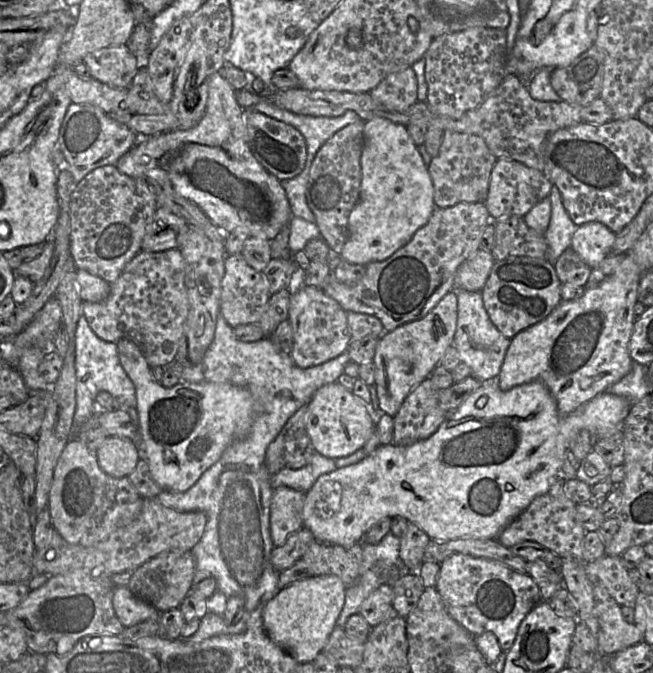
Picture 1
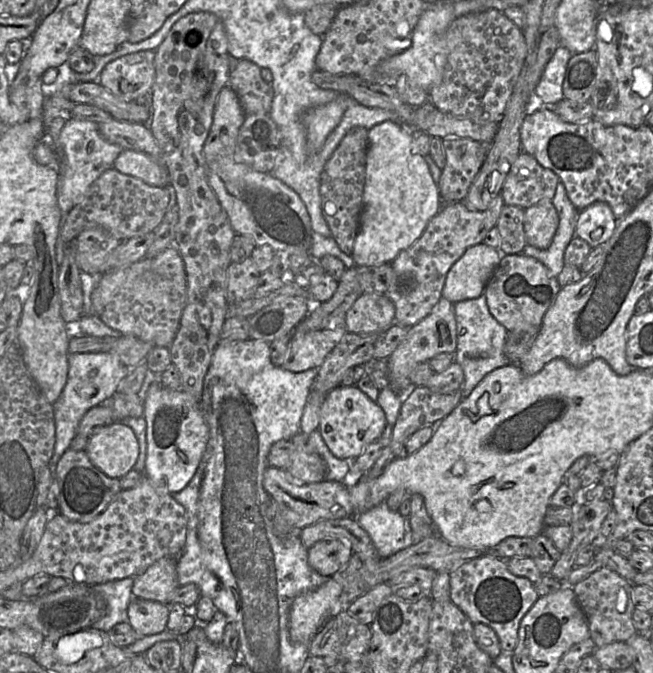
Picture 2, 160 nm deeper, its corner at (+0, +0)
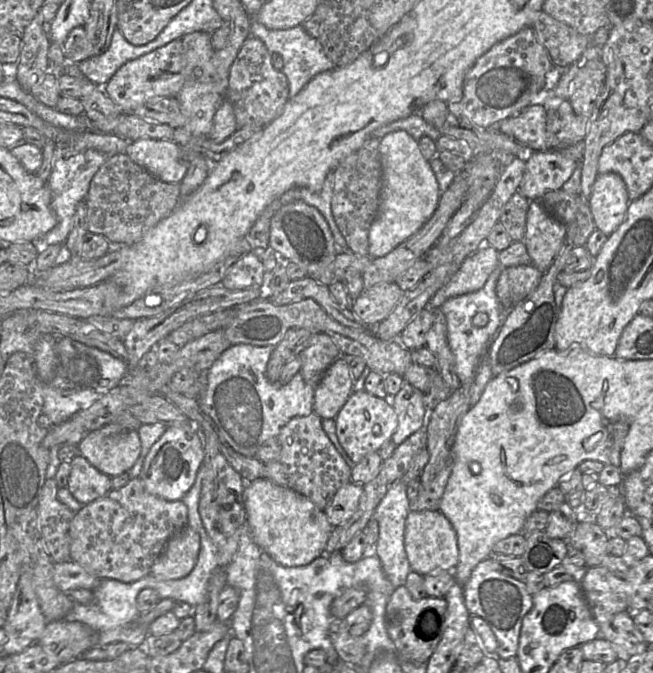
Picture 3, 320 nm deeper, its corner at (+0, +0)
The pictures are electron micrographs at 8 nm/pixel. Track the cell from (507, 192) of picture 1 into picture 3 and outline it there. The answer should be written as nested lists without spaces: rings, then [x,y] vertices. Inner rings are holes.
[[[561,150],[528,152],[518,191],[529,201],[540,200],[547,192],[561,189],[578,166]]]

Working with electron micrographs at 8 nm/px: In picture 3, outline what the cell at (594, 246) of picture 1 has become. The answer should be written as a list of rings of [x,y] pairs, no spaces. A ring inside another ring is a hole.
[[[614,172],[598,174],[588,198],[596,229],[609,236],[624,221],[630,203],[622,177]]]

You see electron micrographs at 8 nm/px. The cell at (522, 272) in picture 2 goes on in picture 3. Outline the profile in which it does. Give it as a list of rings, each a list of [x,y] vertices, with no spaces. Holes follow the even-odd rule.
[[[516,265],[503,269],[496,284],[496,294],[503,312],[509,311],[530,295],[542,275],[534,265]]]

